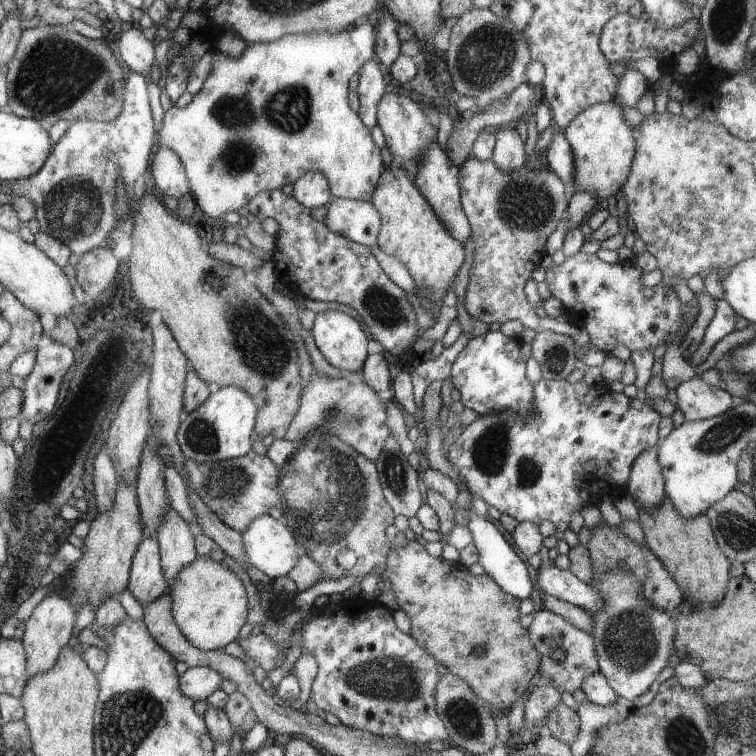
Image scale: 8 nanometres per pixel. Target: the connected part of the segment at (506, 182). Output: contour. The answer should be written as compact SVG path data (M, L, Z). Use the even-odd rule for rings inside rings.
M474 154L459 169L461 205L471 226L474 245L464 298L468 314L486 324L520 320L534 332L555 331L569 335L576 347L588 345L590 338L584 326L547 316L540 318L524 294L524 284L544 256L548 236L566 216L571 195L566 194L563 178L550 166L530 170L524 164L514 173L504 172L492 158L480 160Z

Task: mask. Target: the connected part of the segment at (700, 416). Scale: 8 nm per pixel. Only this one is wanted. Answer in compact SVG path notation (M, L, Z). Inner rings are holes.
M700 377L680 382L675 391L677 409L686 421L711 419L735 407L730 393L703 382Z

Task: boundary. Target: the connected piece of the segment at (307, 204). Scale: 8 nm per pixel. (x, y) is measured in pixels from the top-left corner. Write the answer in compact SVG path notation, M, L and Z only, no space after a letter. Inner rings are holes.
M307 172L293 186L292 196L308 210L324 206L333 198L330 181L323 172Z

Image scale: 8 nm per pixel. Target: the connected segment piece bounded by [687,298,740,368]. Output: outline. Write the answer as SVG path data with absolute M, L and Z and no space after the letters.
M712 298L716 304L716 311L708 327L705 329L703 341L695 351L695 355L688 358L688 364L696 368L706 356L710 354L714 345L736 329L738 314L724 300L724 298Z

